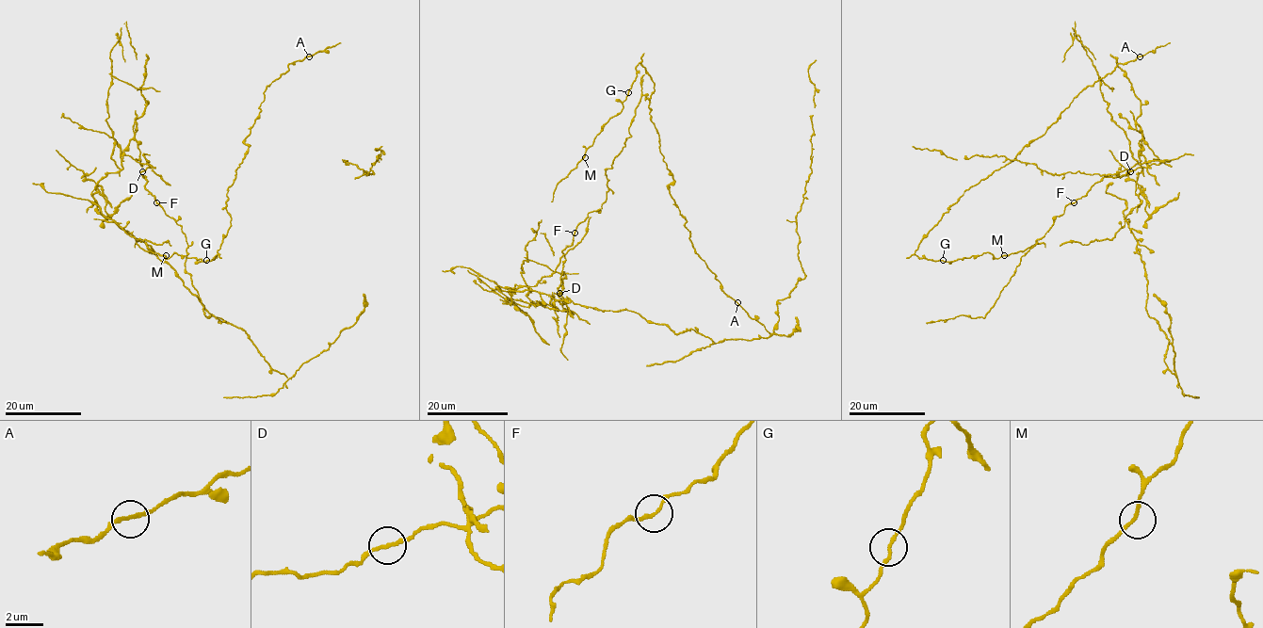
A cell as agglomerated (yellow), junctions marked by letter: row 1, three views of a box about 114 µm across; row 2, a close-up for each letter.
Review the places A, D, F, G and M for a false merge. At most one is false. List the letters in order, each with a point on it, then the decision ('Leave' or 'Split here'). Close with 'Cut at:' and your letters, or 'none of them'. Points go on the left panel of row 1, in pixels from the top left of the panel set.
A: Place: (309, 56). Leave
D: Place: (142, 171). Split here
F: Place: (156, 202). Leave
G: Place: (206, 260). Leave
M: Place: (166, 255). Leave
Cut at: D

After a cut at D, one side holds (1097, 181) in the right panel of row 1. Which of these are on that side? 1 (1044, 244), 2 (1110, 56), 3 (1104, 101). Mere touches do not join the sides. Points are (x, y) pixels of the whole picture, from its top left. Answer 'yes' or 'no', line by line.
1: yes
2: no
3: no

